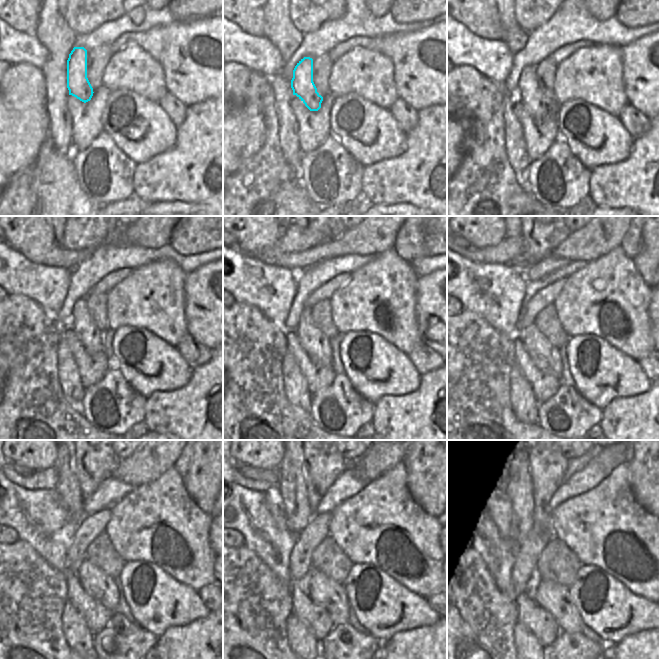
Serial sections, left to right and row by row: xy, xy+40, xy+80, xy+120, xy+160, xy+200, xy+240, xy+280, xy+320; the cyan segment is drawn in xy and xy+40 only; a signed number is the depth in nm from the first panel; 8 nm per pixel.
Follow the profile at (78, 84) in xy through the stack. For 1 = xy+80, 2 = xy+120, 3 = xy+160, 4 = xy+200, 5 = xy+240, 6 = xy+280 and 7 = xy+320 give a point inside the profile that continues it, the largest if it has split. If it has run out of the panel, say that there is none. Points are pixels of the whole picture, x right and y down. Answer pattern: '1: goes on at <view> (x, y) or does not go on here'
1: goes on at xy+80 (532, 98)
2: goes on at xy+120 (84, 327)
3: goes on at xy+160 (317, 346)
4: goes on at xy+200 (545, 356)
5: goes on at xy+240 (97, 584)
6: goes on at xy+280 (330, 595)
7: goes on at xy+320 (554, 598)

